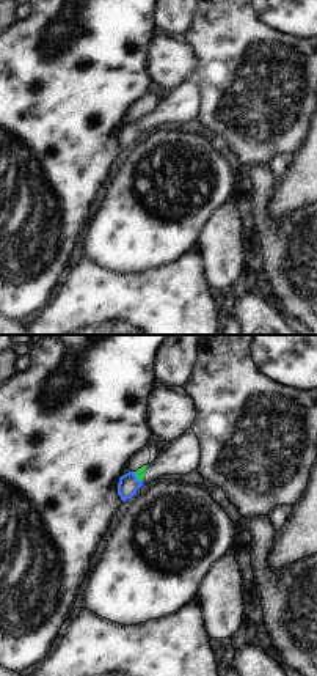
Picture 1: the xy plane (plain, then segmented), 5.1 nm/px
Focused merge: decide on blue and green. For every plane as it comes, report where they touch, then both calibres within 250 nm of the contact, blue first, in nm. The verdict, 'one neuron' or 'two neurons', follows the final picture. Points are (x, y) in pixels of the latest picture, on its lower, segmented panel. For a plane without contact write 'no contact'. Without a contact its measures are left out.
contact (135, 478); calibres 110 and 50 nm

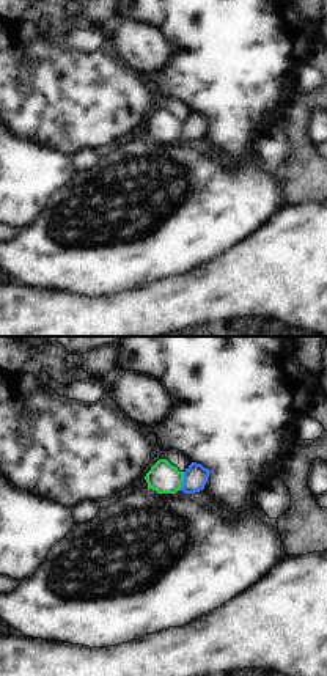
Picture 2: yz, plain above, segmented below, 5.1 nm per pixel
contact (183, 481); calibres 120 and 160 nm

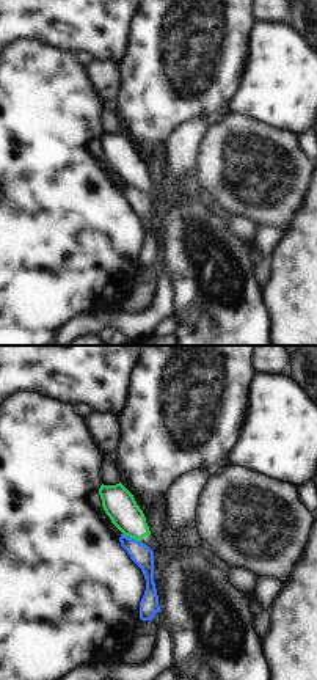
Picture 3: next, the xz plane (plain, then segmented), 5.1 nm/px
contact (132, 539); calibres 110 and 160 nm

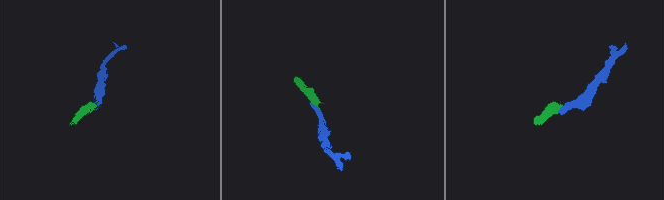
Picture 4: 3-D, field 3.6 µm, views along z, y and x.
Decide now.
two neurons

